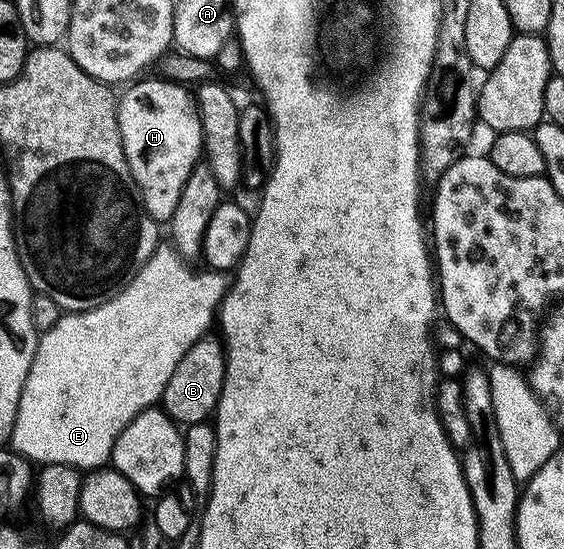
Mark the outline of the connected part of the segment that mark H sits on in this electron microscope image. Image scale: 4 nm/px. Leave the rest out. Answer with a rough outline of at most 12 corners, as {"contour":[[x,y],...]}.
{"contour":[[188,85],[120,95],[125,159],[169,224],[205,154]]}

